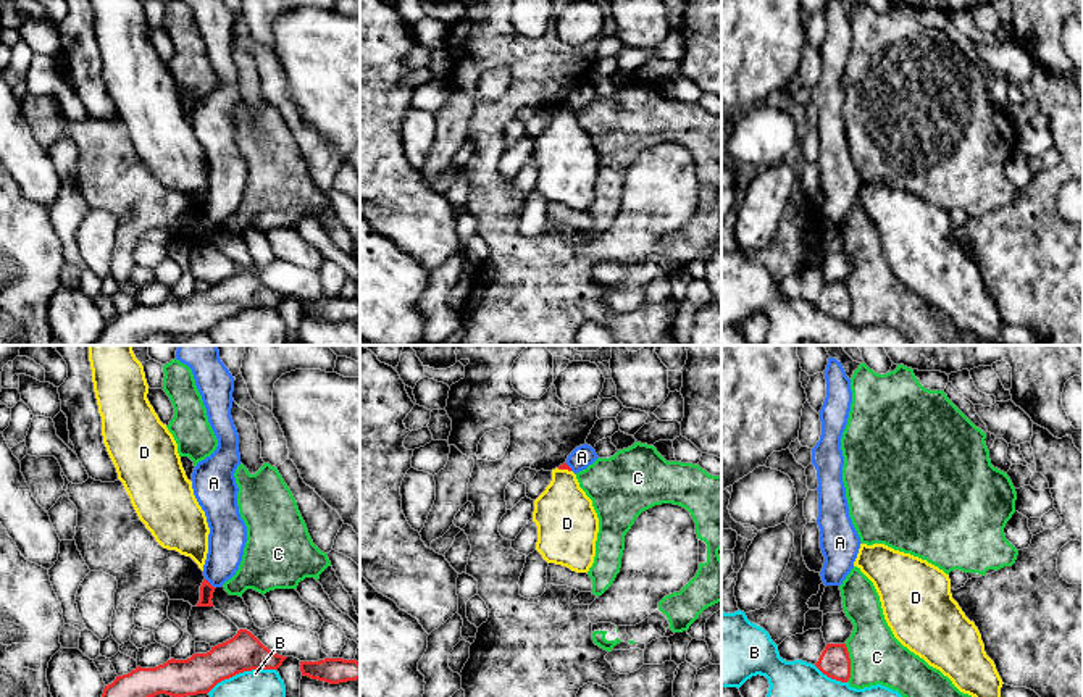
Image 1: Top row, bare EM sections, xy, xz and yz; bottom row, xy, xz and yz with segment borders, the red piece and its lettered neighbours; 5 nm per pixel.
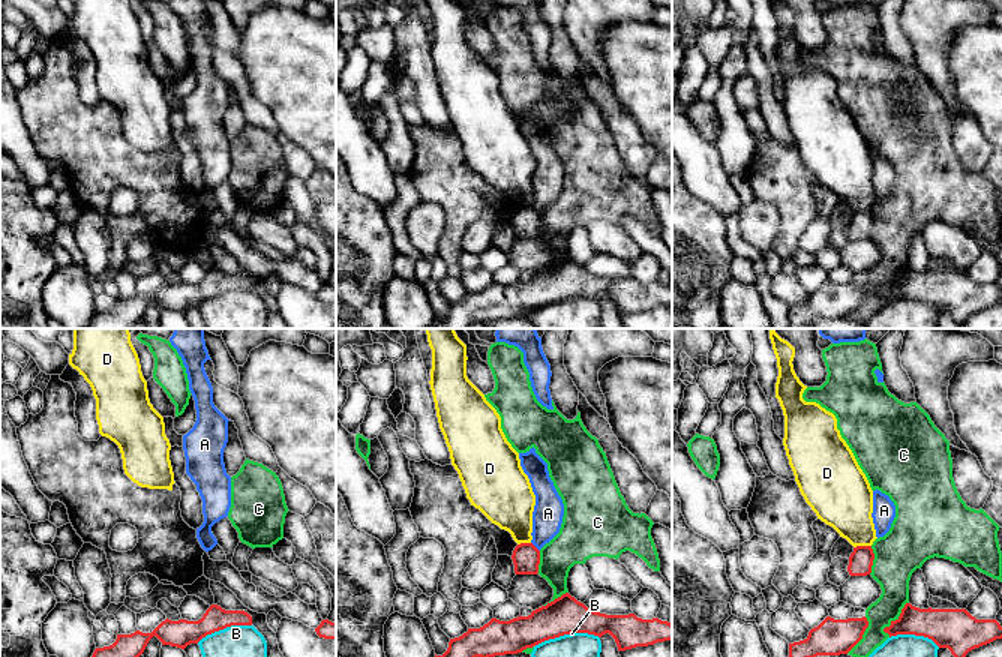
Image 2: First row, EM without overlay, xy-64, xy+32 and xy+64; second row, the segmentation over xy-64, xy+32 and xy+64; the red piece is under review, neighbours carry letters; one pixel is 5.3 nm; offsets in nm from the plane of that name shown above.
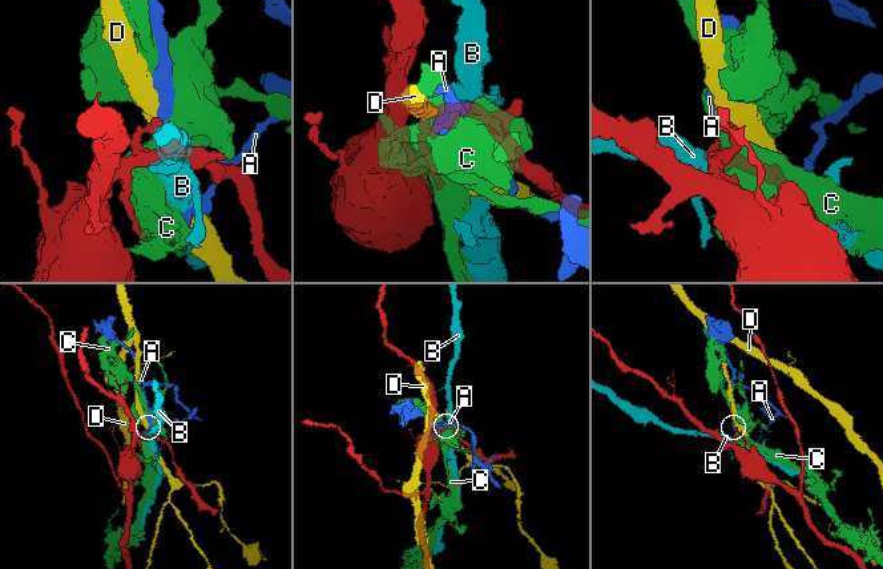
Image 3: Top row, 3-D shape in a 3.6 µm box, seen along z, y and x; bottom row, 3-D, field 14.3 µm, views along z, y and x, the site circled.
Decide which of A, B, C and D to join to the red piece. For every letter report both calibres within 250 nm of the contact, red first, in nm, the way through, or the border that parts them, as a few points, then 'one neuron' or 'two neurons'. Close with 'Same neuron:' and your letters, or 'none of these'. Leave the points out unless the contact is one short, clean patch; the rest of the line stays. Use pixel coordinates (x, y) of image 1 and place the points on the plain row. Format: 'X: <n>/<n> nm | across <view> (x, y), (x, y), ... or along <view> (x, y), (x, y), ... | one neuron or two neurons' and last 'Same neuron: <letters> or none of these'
A: 70/190 nm | along xy (205, 217), (215, 226) | two neurons
B: 190/340 nm | two neurons
C: 150/280 nm | two neurons
D: 30/300 nm | two neurons
Same neuron: none of these

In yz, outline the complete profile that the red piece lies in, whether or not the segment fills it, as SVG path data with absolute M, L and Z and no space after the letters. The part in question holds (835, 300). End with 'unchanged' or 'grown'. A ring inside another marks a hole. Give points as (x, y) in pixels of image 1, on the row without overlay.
M826 282L815 305L831 318L847 321L851 297L846 282Z; unchanged

